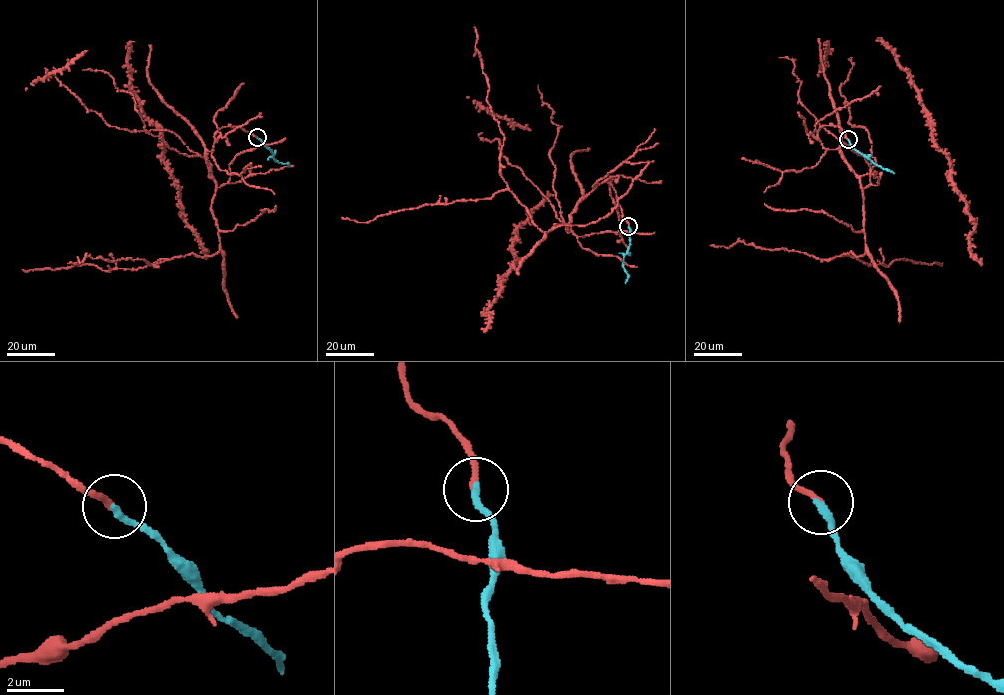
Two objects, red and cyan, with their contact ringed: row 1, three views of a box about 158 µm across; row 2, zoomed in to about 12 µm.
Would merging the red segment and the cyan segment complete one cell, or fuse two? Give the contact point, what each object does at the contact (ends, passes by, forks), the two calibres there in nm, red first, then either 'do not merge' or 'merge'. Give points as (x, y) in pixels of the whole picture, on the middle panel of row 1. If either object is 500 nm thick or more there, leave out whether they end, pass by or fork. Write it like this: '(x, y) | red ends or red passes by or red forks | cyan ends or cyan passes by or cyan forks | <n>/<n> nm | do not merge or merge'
(628, 226) | red ends | cyan ends | 200/280 nm | merge

